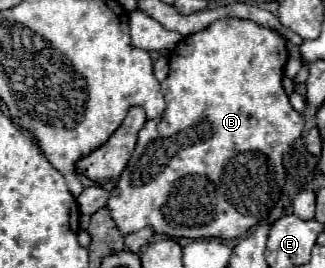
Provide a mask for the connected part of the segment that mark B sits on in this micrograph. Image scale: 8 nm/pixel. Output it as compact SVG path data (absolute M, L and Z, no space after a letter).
M217 19L207 29L179 41L169 55L169 75L161 83L167 107L159 119L147 121L139 131L133 157L107 203L123 235L153 225L165 235L237 239L267 219L285 183L283 153L303 131L303 117L289 105L281 85L287 59L285 41L249 19Z

